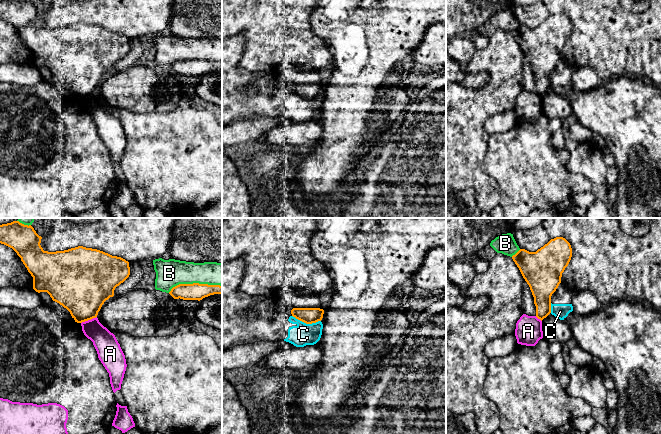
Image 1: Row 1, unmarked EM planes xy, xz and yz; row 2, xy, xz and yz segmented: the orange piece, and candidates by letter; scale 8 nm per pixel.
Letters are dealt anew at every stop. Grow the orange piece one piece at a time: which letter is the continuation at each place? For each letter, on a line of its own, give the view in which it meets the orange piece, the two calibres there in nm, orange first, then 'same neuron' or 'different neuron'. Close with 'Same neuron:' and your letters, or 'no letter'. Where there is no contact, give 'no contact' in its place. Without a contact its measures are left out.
A: meets orange in xy; 400 nm thick on the orange side, 190 nm on the other; different neuron
B: meets orange in xy; 140 nm thick on the orange side, 220 nm on the other; different neuron
C: meets orange in xz; 130 nm thick on the orange side, 180 nm on the other; different neuron
Same neuron: no letter

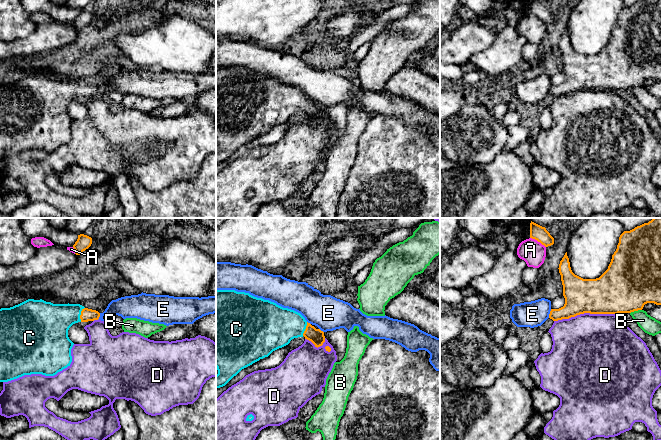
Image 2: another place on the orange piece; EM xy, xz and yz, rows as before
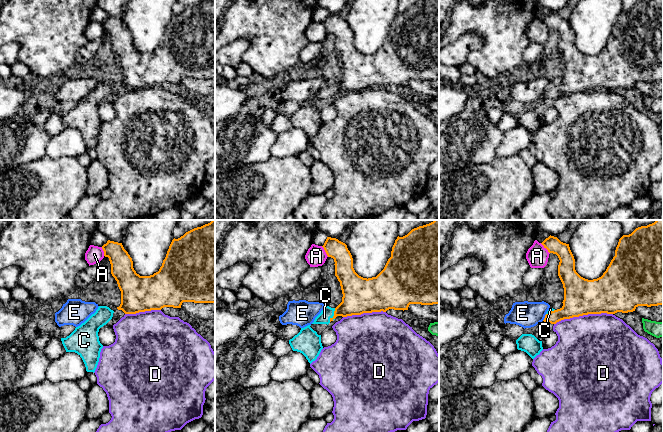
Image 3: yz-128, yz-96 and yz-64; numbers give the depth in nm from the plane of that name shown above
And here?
A: meets orange in yz; 120 nm thick on the orange side, 190 nm on the other; different neuron
B: meets orange in yz; 440 nm thick on the orange side, 140 nm on the other; different neuron
C: meets orange in xy; 100 nm thick on the orange side, 300 nm on the other; same neuron
D: meets orange in yz; 320 nm thick on the orange side, 480 nm on the other; different neuron
E: meets orange in yz; 220 nm thick on the orange side, 220 nm on the other; different neuron
Same neuron: C

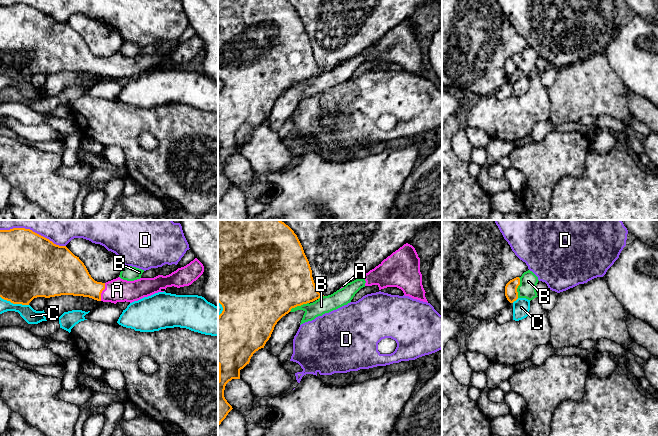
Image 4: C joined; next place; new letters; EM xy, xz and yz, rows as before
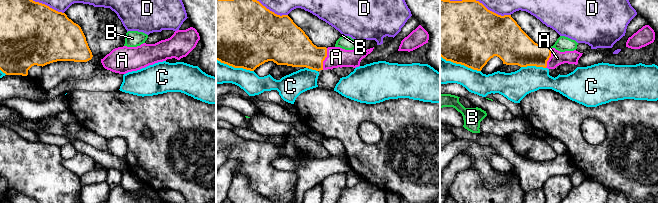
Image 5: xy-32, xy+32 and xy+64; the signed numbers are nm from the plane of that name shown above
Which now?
A: meets orange in xy; 260 nm thick on the orange side, 190 nm on the other; same neuron
B: meets orange in yz; 100 nm thick on the orange side, 140 nm on the other; different neuron
C: meets orange in xy; 420 nm thick on the orange side, 120 nm on the other; different neuron
D: meets orange in xy; 480 nm thick on the orange side, 360 nm on the other; different neuron
Same neuron: A

